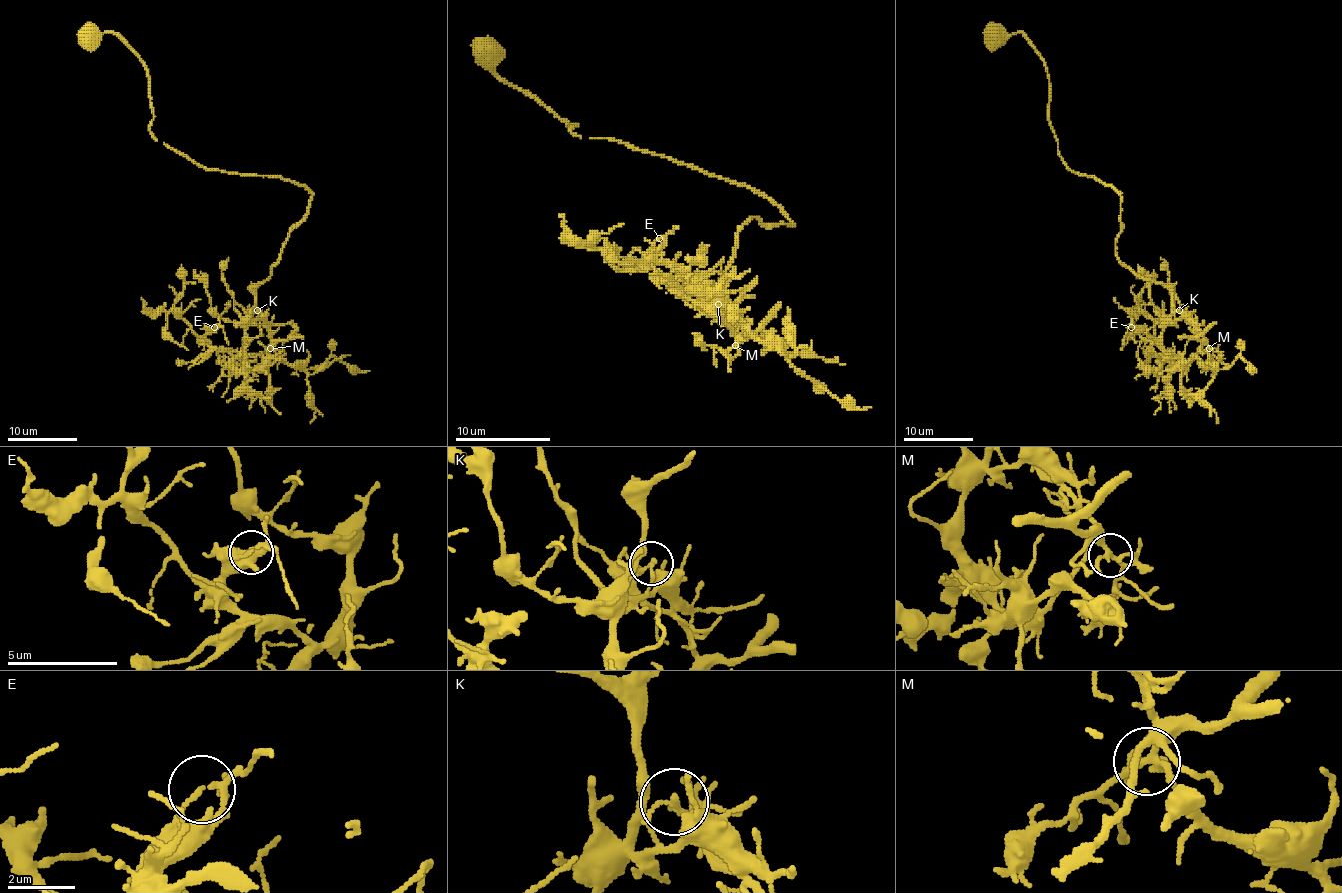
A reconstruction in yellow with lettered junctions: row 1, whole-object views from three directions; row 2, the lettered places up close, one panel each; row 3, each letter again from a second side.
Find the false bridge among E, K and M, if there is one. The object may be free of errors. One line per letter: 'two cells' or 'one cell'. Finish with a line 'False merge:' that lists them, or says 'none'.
E: one cell
K: two cells
M: one cell
False merge: K

